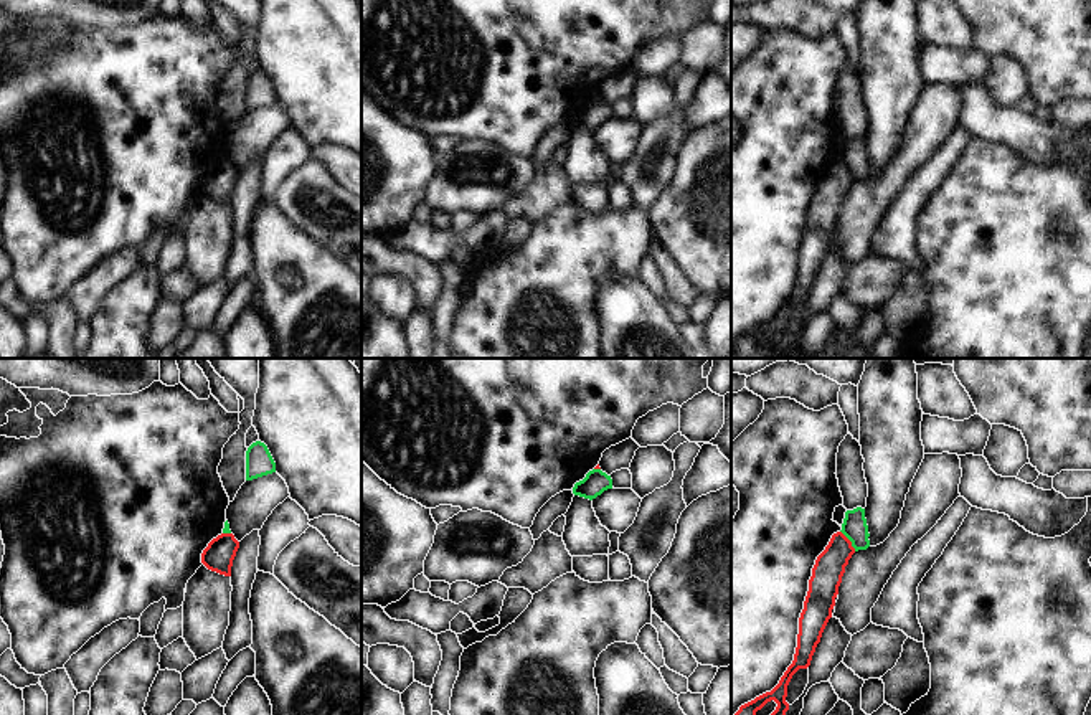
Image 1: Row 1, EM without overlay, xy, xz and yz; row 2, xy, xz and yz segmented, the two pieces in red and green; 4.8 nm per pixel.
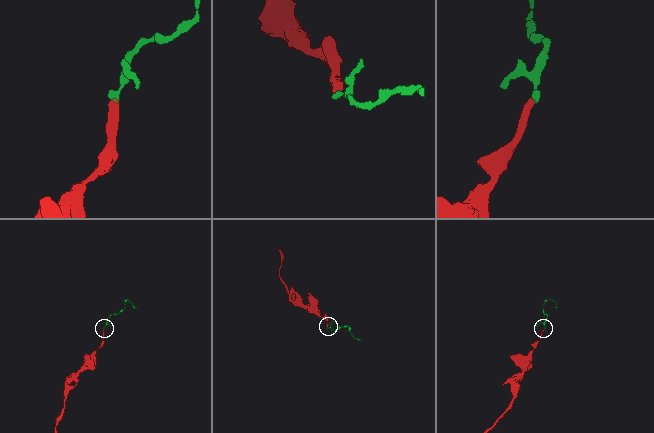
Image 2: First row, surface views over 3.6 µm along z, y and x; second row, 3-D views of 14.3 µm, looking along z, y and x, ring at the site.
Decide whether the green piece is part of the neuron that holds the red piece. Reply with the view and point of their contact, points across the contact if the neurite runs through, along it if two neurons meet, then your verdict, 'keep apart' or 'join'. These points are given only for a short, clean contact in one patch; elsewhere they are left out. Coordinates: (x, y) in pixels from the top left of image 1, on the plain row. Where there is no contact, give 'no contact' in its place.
yz (849, 170) | along yz (840, 160), (855, 180) | keep apart

